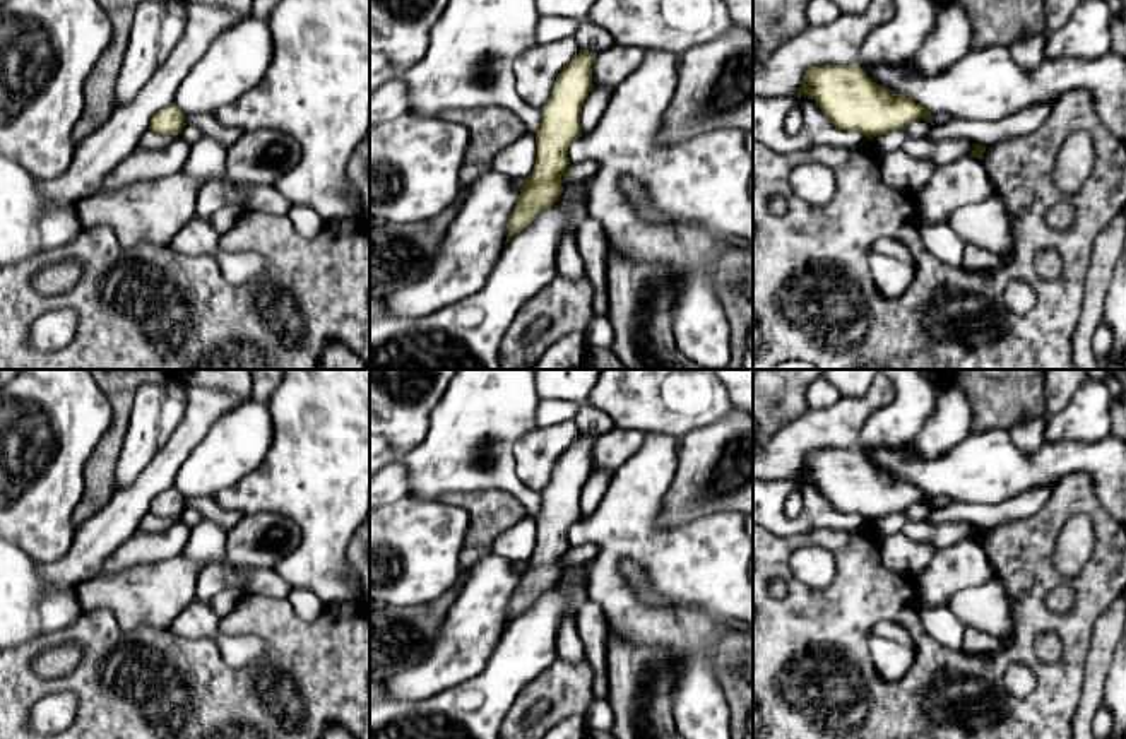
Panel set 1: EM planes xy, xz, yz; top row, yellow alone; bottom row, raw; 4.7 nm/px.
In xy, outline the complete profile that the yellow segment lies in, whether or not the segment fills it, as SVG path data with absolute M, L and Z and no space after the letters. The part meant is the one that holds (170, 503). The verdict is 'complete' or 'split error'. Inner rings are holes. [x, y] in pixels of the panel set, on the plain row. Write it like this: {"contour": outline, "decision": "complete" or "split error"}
{"contour": "M171 486L152 500L149 513L163 518L178 518L185 508L185 496Z", "decision": "complete"}

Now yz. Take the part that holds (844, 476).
{"contour": "M820 448L803 458L797 481L809 477L821 496L839 511L857 513L869 523L888 513L905 513L916 501L933 506L933 496L912 482L873 465L859 448Z", "decision": "complete"}

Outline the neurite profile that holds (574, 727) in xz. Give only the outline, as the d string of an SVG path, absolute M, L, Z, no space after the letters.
M575 715L554 725L544 739L587 739L585 718Z

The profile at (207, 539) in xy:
M204 518L192 527L190 539L181 554L205 565L221 565L228 532L216 522Z

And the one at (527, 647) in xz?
M589 565L578 566L570 594L565 592L561 576L549 592L503 630L481 676L421 701L370 703L370 739L500 739L503 720L520 691L558 660L556 636L561 618L577 619L589 599L587 568Z

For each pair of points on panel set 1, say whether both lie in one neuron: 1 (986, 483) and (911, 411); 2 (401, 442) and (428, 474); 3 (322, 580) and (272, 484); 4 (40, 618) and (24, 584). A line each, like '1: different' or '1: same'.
1: different
2: different
3: same
4: same

